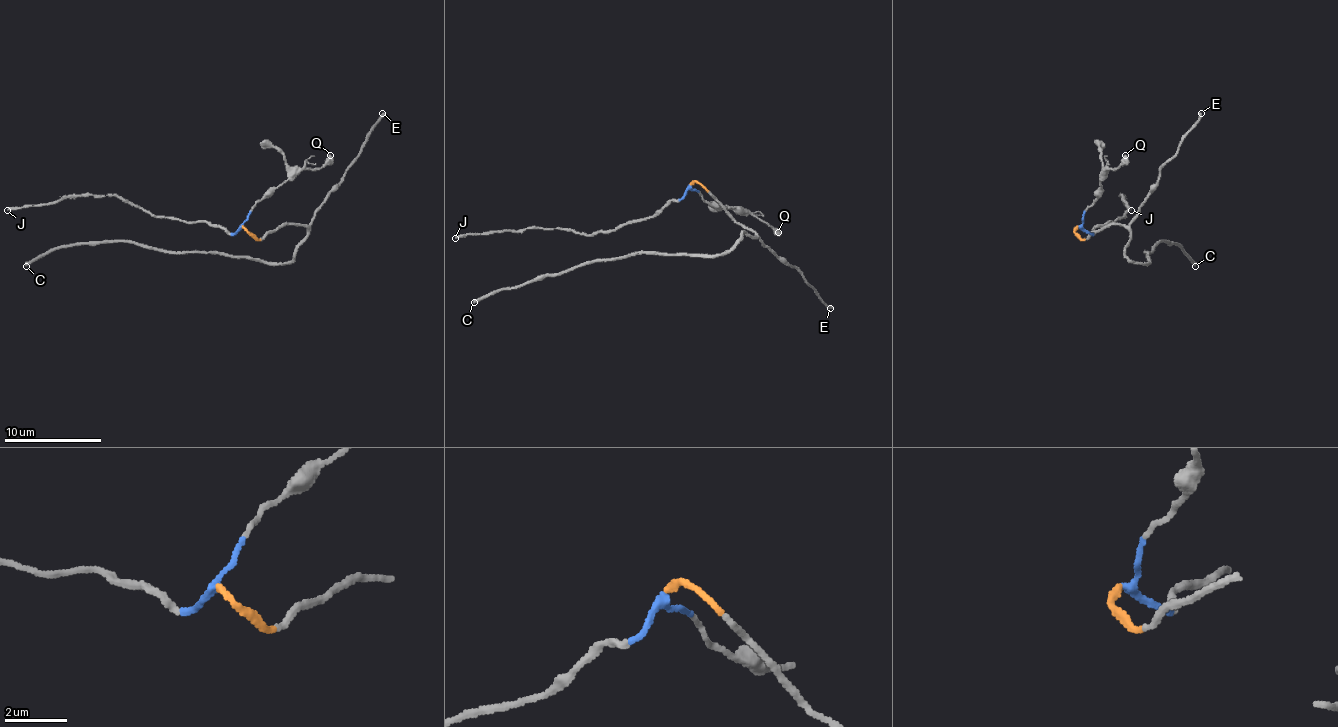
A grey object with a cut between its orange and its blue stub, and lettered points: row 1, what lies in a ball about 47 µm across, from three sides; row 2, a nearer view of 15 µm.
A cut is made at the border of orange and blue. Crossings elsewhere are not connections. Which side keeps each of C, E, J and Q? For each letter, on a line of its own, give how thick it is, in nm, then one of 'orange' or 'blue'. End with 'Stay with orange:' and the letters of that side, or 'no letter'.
C: 240 nm | orange
E: 200 nm | orange
J: 200 nm | blue
Q: 480 nm | blue
Stay with orange: C, E

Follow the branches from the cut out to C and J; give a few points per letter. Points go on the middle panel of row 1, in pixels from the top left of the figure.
C: (692, 182), (755, 236), (743, 231), (728, 251), (714, 256), (628, 253), (574, 266), (504, 288), (474, 302)
J: (692, 182), (680, 200), (650, 217), (589, 234), (562, 229), (518, 229), (460, 234), (455, 239)

